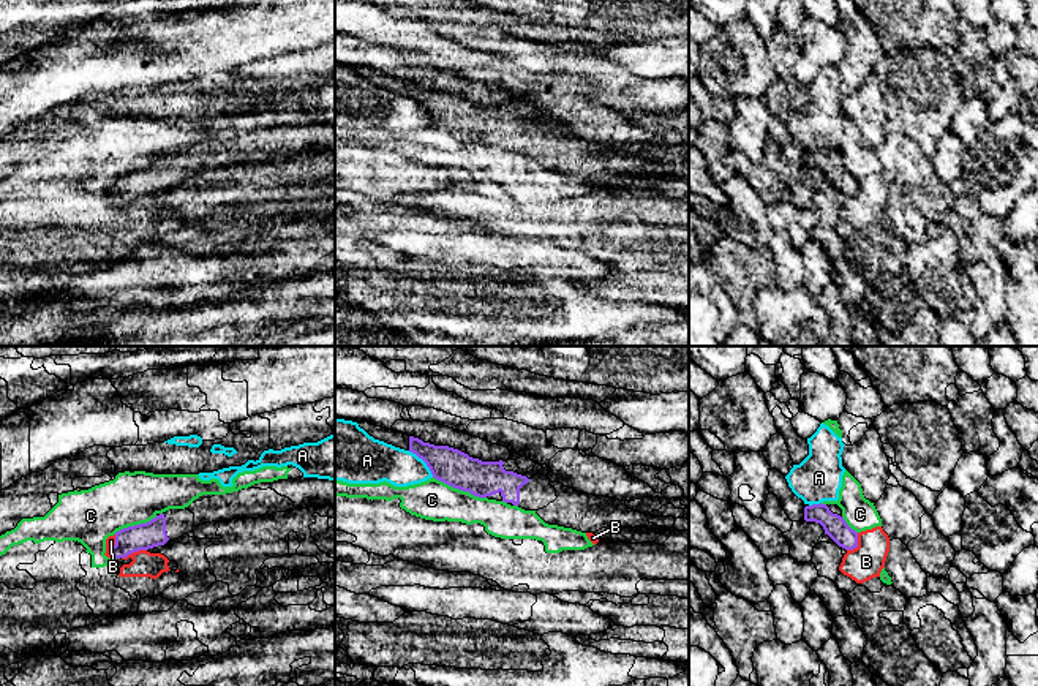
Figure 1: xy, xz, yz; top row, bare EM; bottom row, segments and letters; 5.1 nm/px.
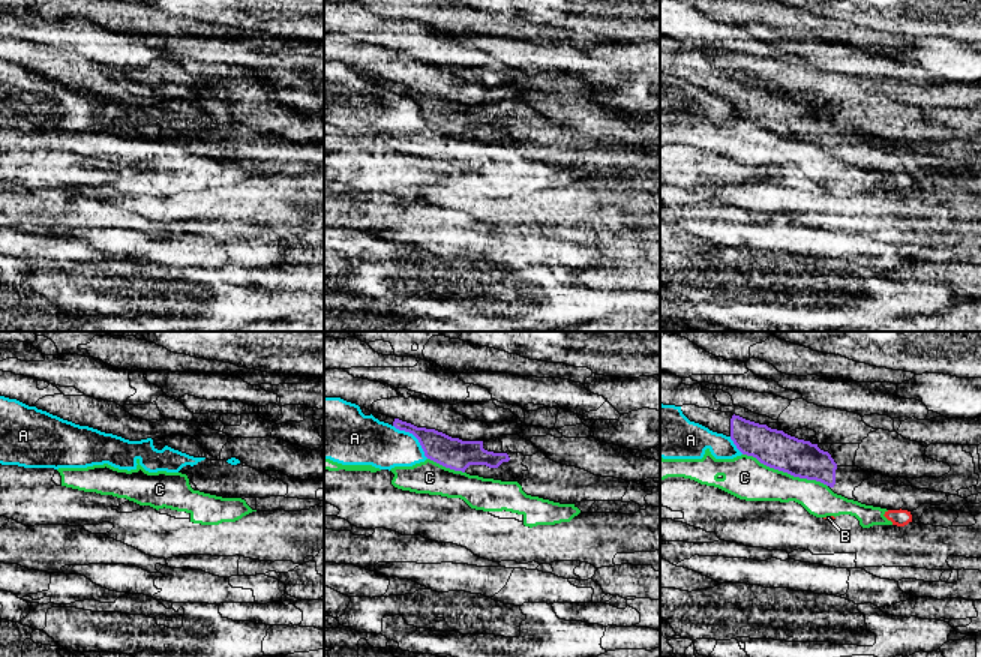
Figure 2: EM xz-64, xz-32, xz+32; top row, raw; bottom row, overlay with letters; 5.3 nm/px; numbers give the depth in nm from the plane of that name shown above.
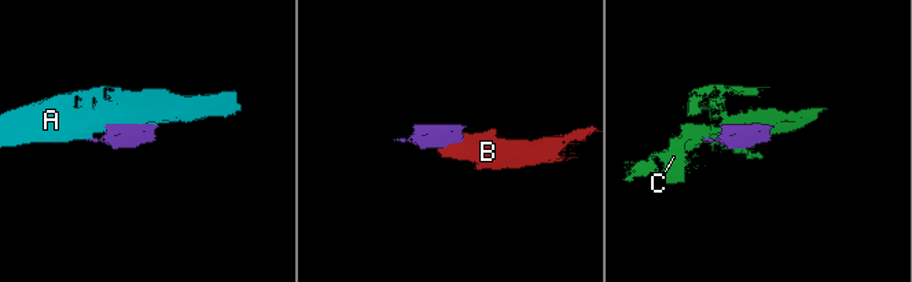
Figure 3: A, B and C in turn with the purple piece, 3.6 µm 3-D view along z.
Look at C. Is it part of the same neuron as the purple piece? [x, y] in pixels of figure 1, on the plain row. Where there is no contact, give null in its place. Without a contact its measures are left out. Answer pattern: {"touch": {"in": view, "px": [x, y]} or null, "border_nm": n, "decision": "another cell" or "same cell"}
{"touch": {"in": "xz", "px": [460, 135]}, "border_nm": 300, "decision": "another cell"}

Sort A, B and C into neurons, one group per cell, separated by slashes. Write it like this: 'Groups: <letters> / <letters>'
Groups: A / B C

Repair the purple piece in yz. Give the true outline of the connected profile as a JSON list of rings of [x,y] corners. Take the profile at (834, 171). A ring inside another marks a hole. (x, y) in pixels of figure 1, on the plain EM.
[[[806,150],[804,166],[820,169],[839,193],[853,196],[858,193],[858,179],[852,175],[842,163],[837,150]]]

